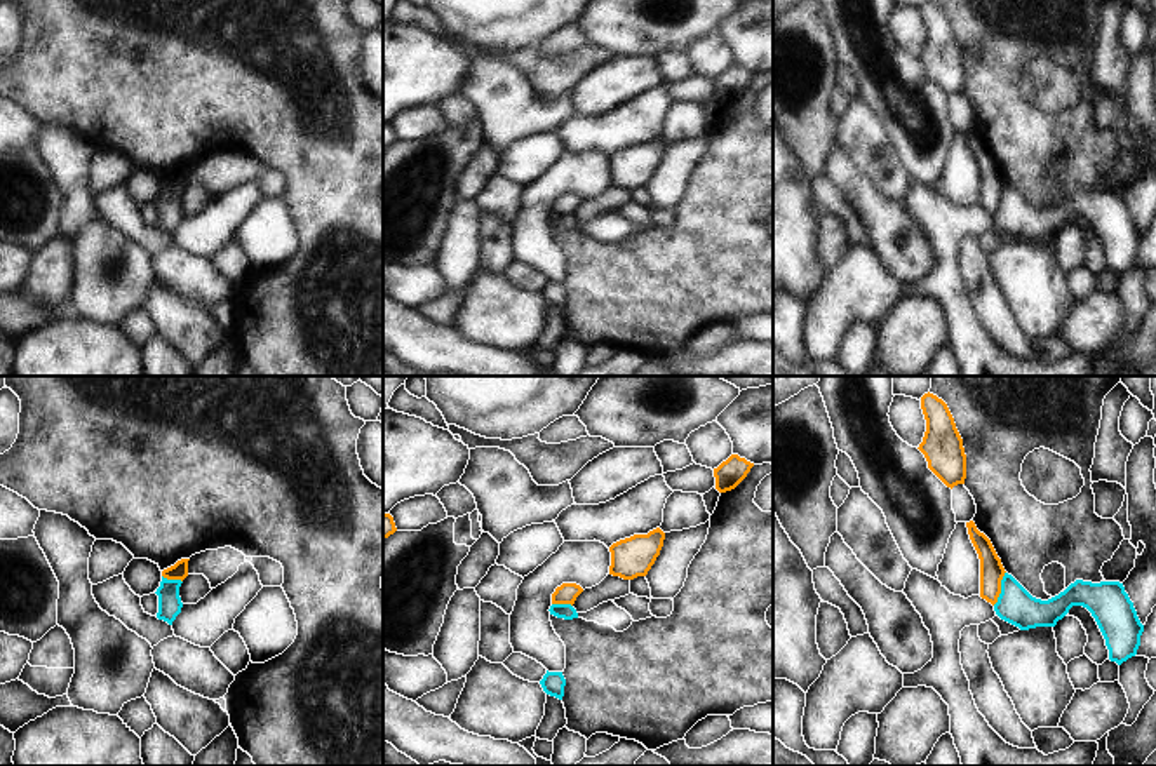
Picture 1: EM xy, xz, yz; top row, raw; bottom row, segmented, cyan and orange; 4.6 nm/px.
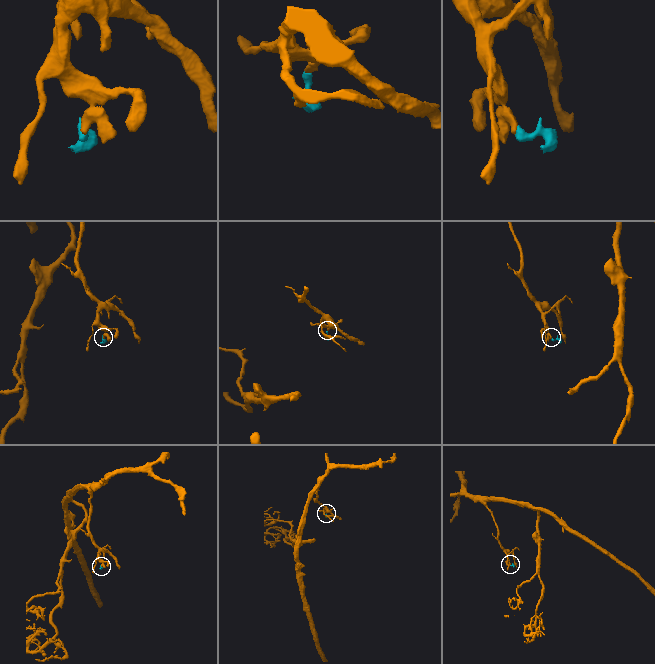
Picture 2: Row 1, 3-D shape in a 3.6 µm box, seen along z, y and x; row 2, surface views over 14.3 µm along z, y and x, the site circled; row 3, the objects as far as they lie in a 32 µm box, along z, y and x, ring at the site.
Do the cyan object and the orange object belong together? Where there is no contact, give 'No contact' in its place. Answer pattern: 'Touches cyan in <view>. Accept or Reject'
Touches cyan in yz. Reject.

